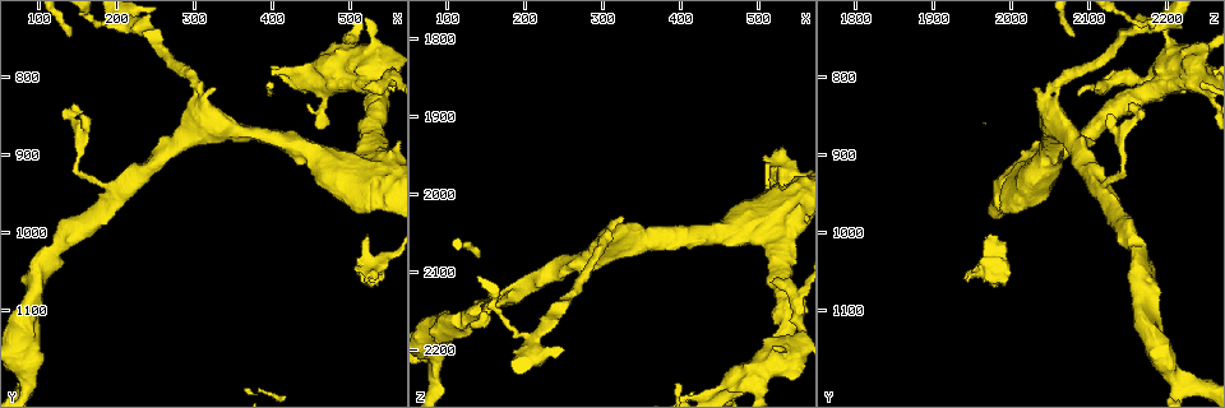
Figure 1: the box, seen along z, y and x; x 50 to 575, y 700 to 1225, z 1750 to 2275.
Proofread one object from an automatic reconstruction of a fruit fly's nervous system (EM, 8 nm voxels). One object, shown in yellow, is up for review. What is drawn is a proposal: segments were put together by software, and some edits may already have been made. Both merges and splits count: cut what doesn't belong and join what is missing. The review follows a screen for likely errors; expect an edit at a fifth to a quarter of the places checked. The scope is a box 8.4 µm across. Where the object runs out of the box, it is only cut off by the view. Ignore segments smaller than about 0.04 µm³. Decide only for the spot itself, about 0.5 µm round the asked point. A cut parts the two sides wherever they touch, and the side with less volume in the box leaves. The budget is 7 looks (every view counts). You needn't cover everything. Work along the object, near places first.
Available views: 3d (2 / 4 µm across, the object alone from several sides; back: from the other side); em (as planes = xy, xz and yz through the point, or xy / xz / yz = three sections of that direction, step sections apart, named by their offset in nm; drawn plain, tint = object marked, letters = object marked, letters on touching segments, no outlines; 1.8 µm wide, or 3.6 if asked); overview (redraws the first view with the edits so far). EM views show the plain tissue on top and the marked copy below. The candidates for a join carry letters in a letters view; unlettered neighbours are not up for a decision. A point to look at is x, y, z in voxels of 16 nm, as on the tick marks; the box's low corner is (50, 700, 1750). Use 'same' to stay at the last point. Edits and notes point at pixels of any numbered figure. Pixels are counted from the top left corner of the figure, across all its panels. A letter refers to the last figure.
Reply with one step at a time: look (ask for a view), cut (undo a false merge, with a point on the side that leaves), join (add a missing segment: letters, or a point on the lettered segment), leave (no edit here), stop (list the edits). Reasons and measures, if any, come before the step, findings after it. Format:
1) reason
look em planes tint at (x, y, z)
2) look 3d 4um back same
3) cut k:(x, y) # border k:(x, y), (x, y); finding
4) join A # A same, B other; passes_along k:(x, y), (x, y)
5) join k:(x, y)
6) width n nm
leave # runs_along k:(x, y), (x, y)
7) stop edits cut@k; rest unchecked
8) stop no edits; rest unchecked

branch stops here
look 3d 4um at (525, 1000, 1970)

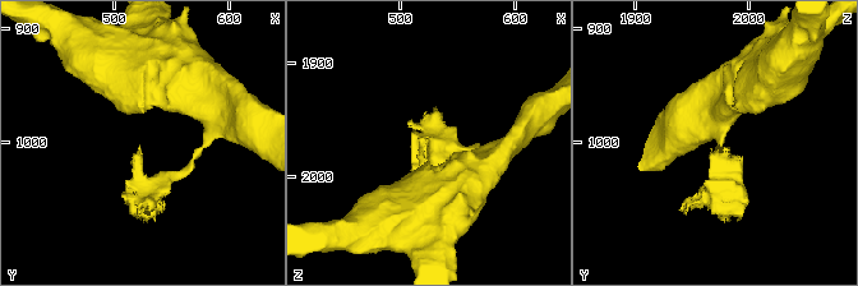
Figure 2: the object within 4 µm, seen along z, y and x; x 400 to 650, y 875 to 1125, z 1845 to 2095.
need the tissue
look em 3.6um planes letters at (522, 1000, 1972)

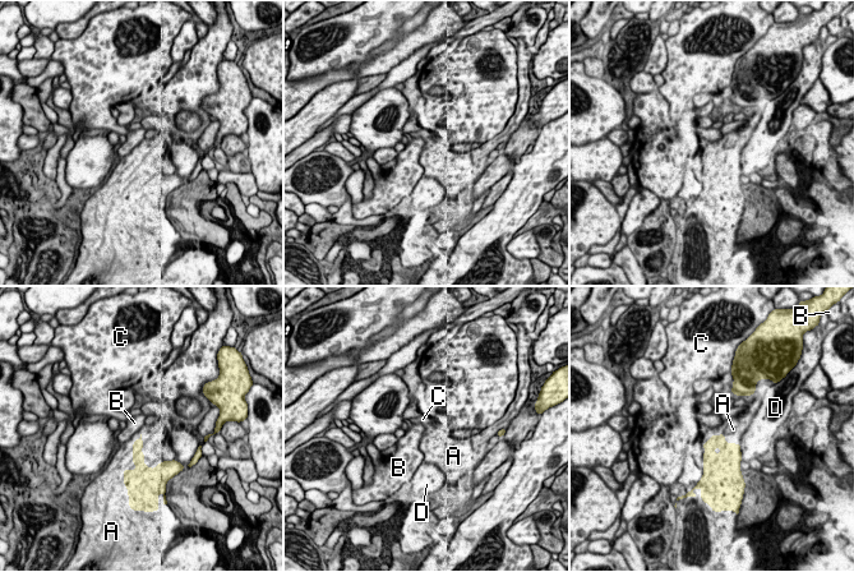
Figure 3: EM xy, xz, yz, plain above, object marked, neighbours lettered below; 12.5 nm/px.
longest_contact A 550 nm
leave # A other, B other, C other, D other; border 3:(141, 433), (135, 467), (123, 470); none of them fits

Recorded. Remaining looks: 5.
thick turns thin
look em xy step 4 letters at (305, 810, 2055)

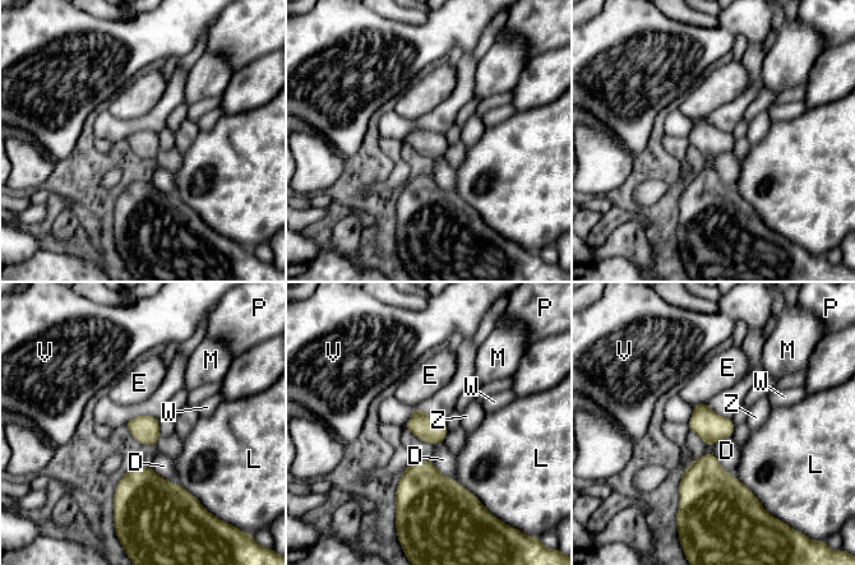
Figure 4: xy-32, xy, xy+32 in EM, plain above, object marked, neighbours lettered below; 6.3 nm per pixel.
width 170 nm
leave # D other, E other, L other, M other, P other, V other, W other, Z other; border 4:(713, 453), (717, 462), (734, 476); one cell here

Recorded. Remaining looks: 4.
thin end
look em xz step 4 letters at (155, 850, 2120)

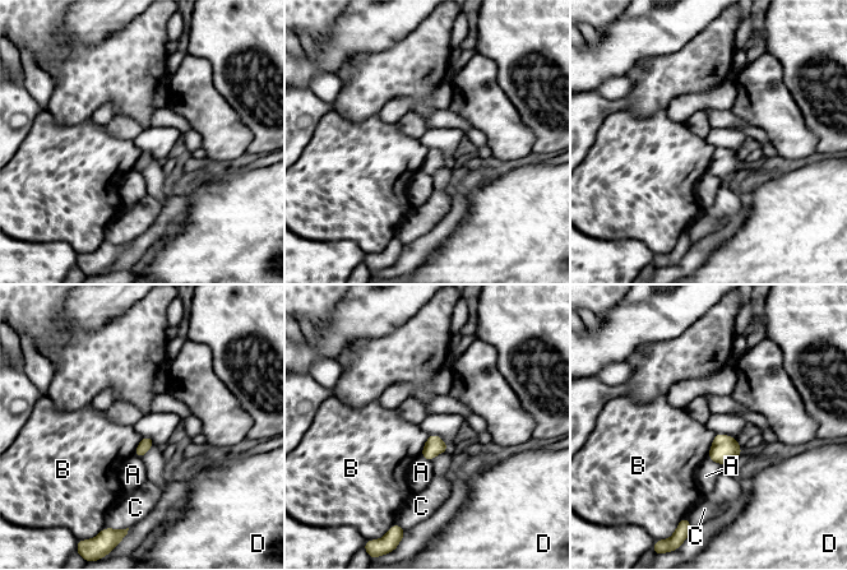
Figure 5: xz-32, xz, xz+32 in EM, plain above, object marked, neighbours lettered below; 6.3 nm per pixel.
another direction
look em planes letters same

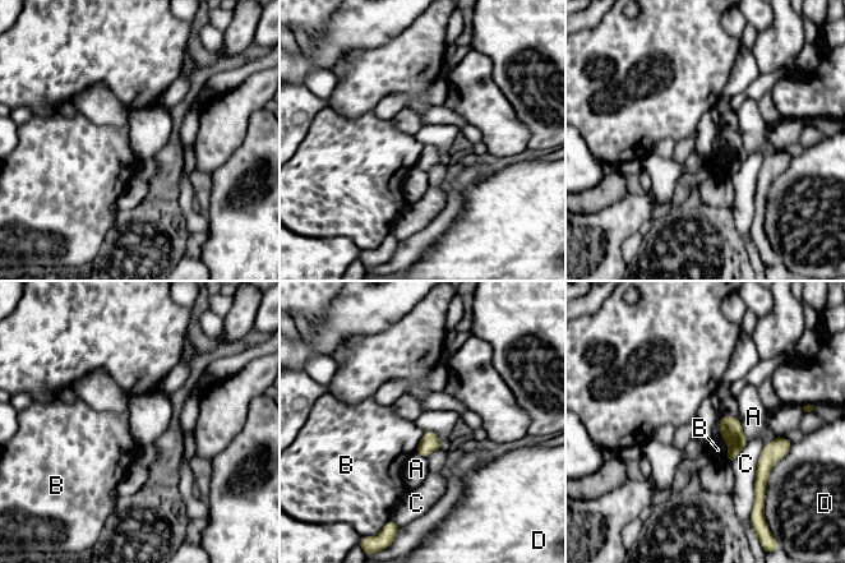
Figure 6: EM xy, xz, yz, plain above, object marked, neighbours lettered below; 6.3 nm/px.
leave # A other, B other, C other, D other; border 6:(720, 416), (726, 461); no lettered segment goes on from it

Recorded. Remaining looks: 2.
stop no edits; rest unchecked

